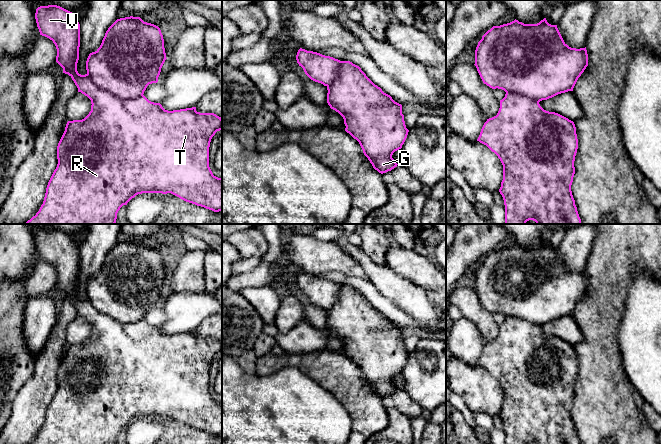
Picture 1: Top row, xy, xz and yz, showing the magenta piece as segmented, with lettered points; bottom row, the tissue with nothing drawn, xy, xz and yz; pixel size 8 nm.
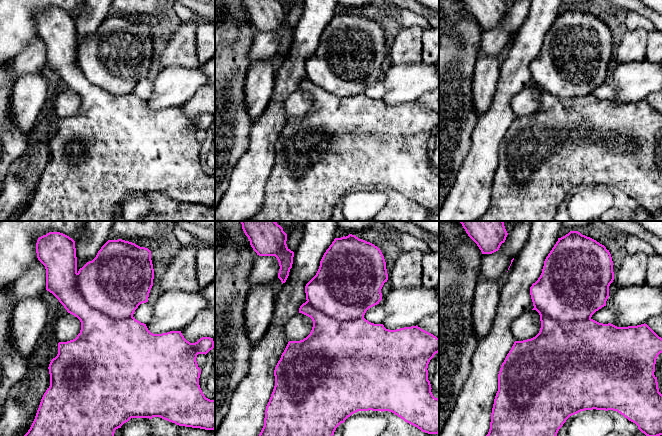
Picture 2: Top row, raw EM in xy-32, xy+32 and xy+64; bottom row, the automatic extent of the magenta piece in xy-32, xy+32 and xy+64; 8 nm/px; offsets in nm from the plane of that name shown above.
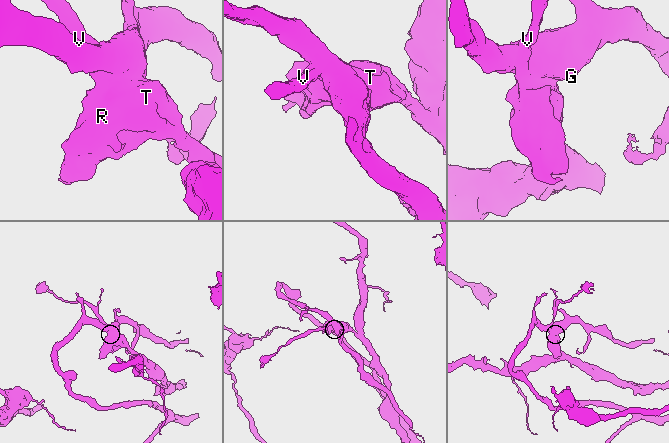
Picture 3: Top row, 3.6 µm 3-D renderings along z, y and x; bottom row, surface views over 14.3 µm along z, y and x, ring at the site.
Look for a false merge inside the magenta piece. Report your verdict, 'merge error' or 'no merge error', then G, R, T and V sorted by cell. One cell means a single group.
merge error; G / R T V

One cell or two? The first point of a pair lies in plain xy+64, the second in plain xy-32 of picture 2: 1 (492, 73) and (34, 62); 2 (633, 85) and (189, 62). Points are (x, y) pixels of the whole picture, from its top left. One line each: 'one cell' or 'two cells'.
1: two cells
2: two cells

